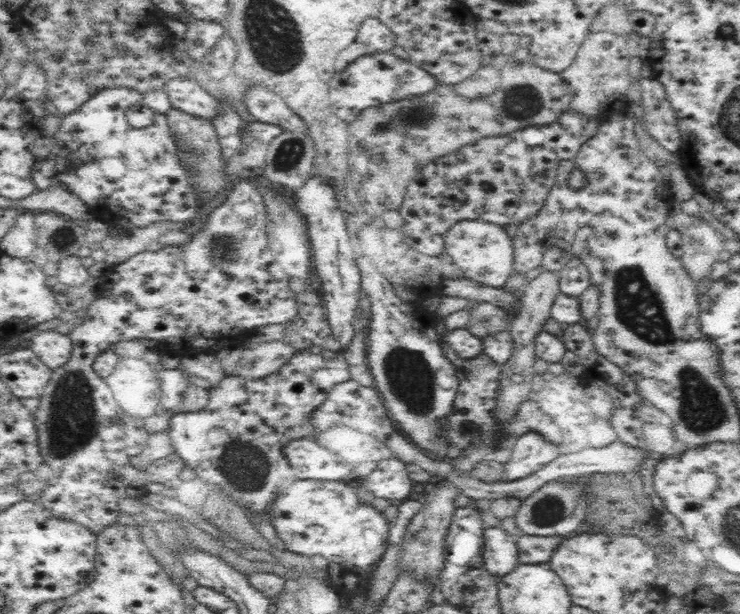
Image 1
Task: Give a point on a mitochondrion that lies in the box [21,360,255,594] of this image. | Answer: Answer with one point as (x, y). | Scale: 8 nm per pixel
(71, 423)

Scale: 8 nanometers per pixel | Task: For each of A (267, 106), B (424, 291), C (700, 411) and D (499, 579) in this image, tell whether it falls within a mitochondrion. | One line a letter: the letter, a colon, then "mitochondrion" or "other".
A: other
B: other
C: mitochondrion
D: other

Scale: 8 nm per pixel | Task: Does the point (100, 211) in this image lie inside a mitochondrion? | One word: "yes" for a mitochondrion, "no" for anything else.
no

